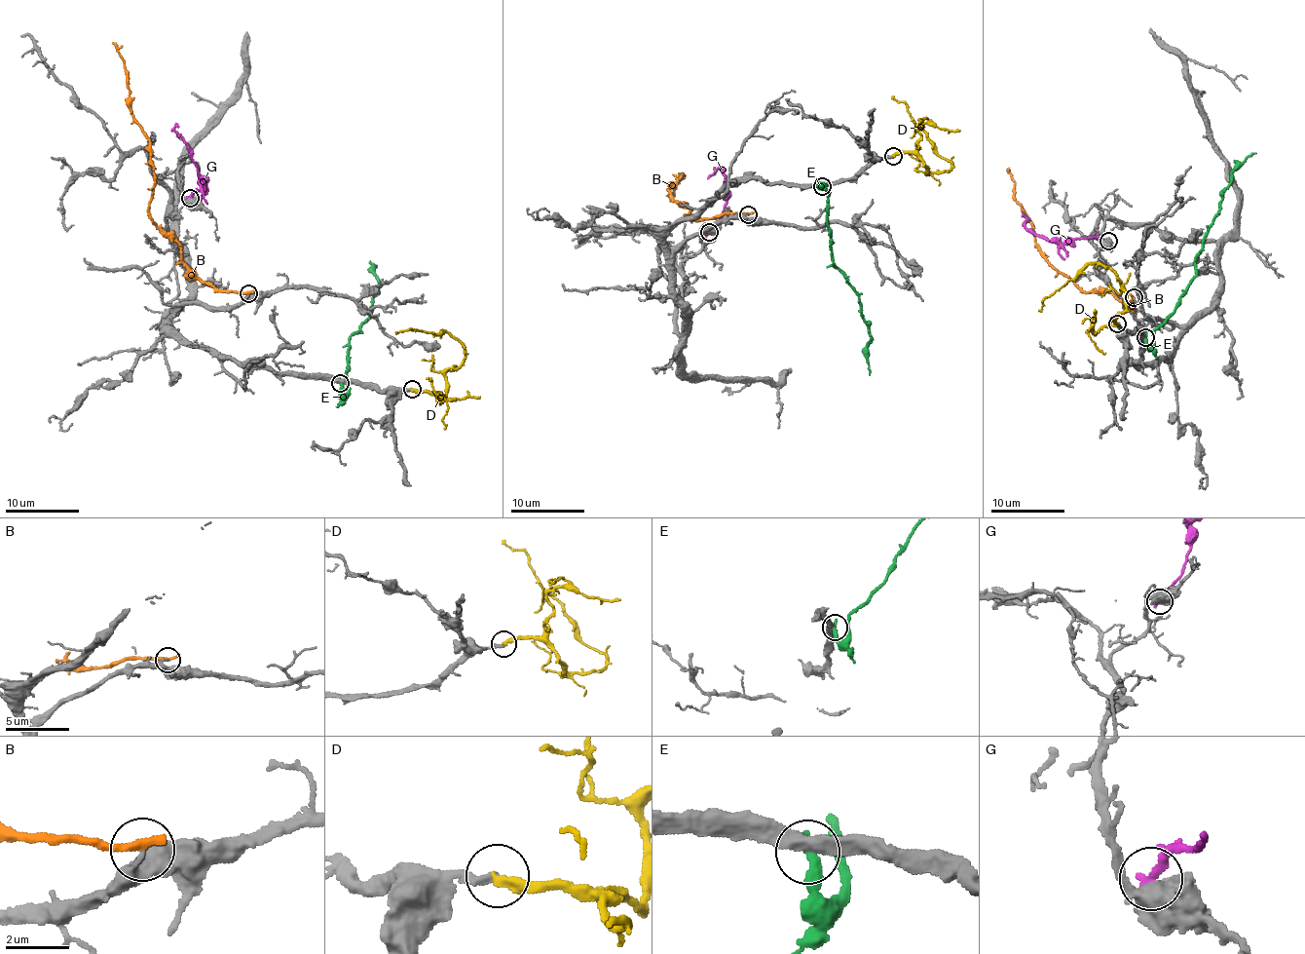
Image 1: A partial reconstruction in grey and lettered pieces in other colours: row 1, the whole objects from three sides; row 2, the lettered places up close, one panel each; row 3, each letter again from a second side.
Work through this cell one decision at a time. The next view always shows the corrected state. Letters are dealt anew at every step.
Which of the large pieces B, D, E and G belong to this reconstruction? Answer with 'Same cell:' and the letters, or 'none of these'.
Same cell: D

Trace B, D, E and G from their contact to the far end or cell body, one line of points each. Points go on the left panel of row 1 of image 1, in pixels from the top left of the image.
B: (248, 294), (201, 282), (150, 214), (150, 148), (132, 116), (127, 69), (113, 42)
D: (411, 389), (446, 395), (446, 376), (449, 368), (460, 366), (463, 348), (445, 331), (395, 332)
E: (340, 382), (344, 395), (348, 393), (349, 336), (369, 315), (378, 286), (377, 268)
G: (189, 198), (197, 190), (202, 189), (190, 149), (184, 137), (175, 131), (178, 126)

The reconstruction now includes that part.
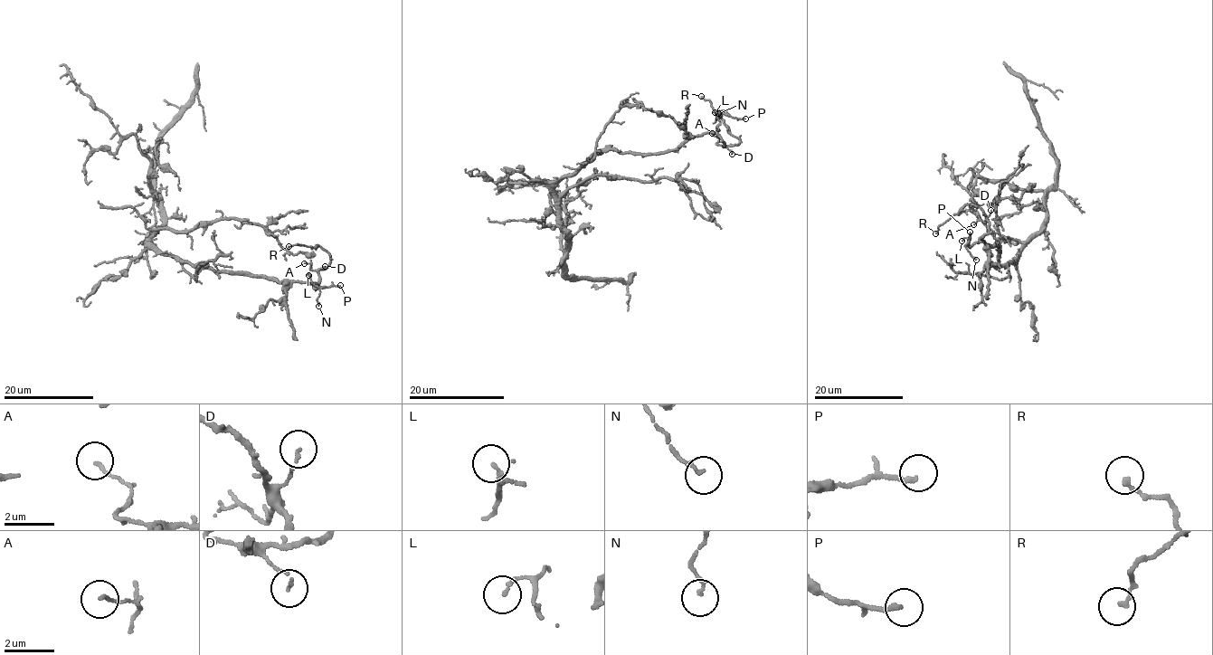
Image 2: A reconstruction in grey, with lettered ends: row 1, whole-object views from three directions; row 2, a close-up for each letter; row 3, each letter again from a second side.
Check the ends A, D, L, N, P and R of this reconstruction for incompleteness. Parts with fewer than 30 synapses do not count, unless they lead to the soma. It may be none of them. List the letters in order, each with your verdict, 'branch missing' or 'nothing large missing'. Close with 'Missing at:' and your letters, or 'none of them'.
A: nothing large missing
D: nothing large missing
L: nothing large missing
N: nothing large missing
P: nothing large missing
R: nothing large missing
Missing at: none of them

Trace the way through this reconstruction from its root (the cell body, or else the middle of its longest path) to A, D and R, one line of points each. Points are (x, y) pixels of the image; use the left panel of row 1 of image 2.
A: (156, 245), (165, 253), (213, 270), (318, 284), (319, 274), (310, 268), (312, 264), (304, 263)
D: (156, 245), (165, 253), (194, 264), (272, 276), (286, 282), (317, 285), (318, 271), (325, 266)
R: (156, 245), (165, 253), (213, 270), (318, 284), (318, 271), (327, 267), (329, 255), (318, 245), (289, 246)

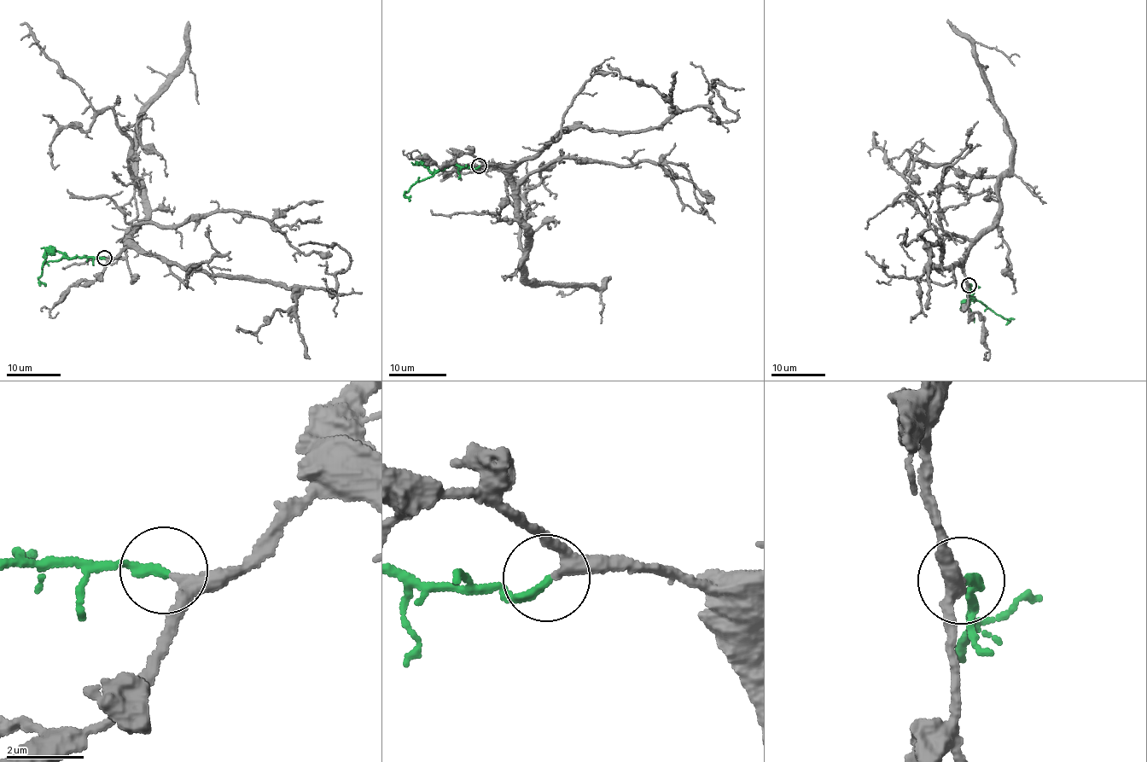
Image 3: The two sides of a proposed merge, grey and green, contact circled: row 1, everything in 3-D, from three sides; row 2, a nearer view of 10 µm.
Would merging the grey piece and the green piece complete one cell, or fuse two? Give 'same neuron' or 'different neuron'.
same neuron

